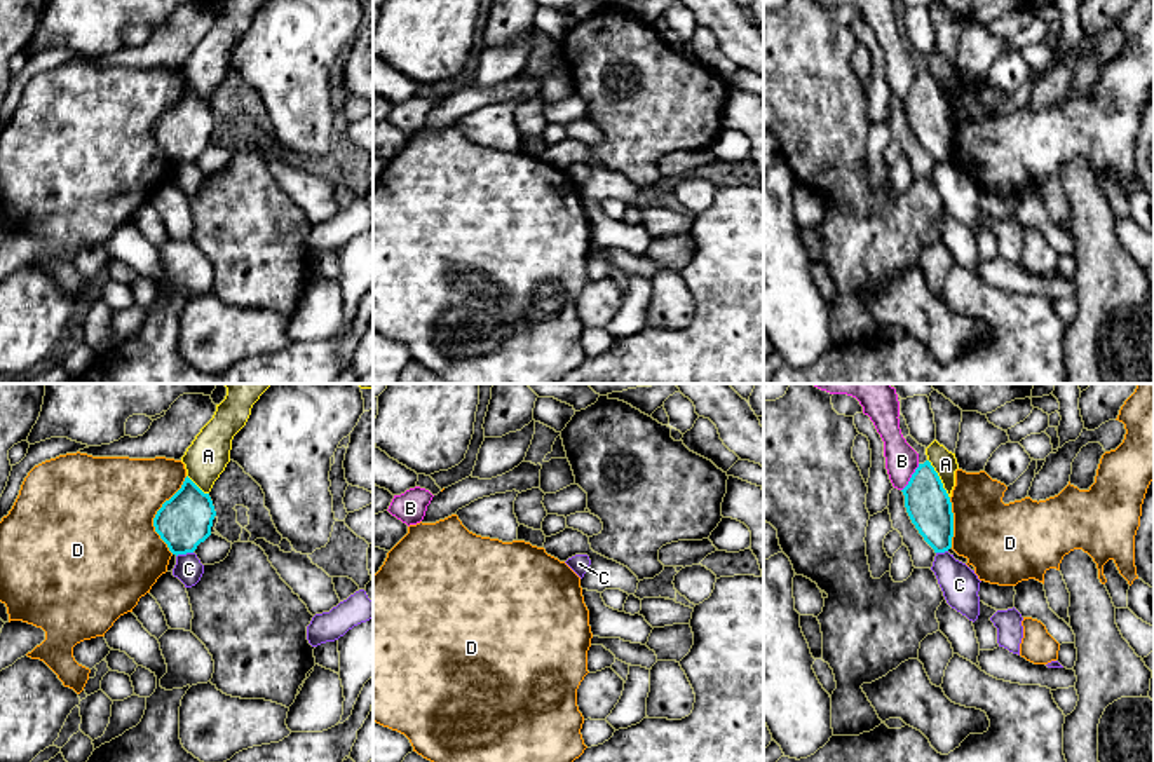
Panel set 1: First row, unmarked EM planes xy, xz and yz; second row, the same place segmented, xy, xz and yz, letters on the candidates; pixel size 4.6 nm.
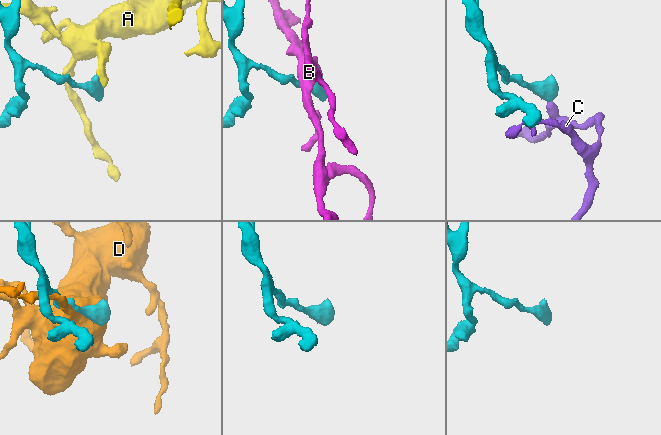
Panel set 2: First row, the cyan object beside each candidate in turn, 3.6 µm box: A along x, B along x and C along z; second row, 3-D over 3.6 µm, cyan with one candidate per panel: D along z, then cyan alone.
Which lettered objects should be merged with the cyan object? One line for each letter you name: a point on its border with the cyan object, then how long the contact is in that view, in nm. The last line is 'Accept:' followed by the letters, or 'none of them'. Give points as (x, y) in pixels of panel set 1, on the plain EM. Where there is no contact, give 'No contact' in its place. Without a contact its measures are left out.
Accept: none of them

